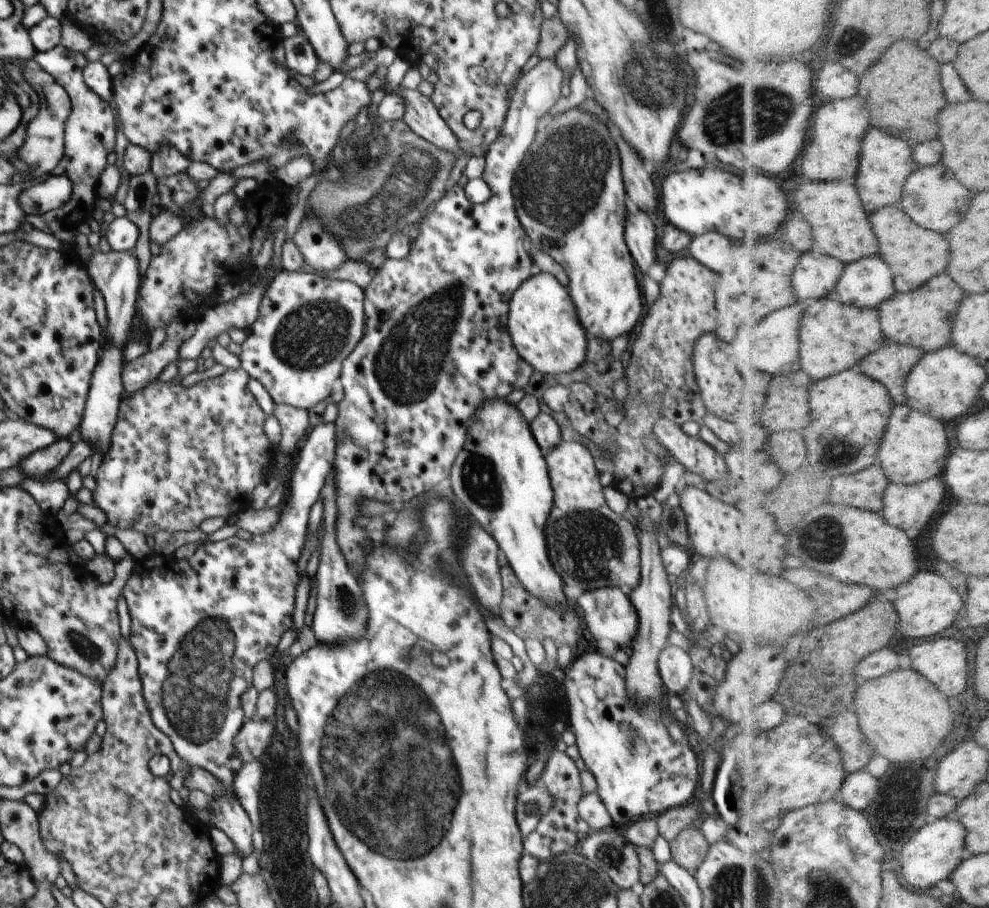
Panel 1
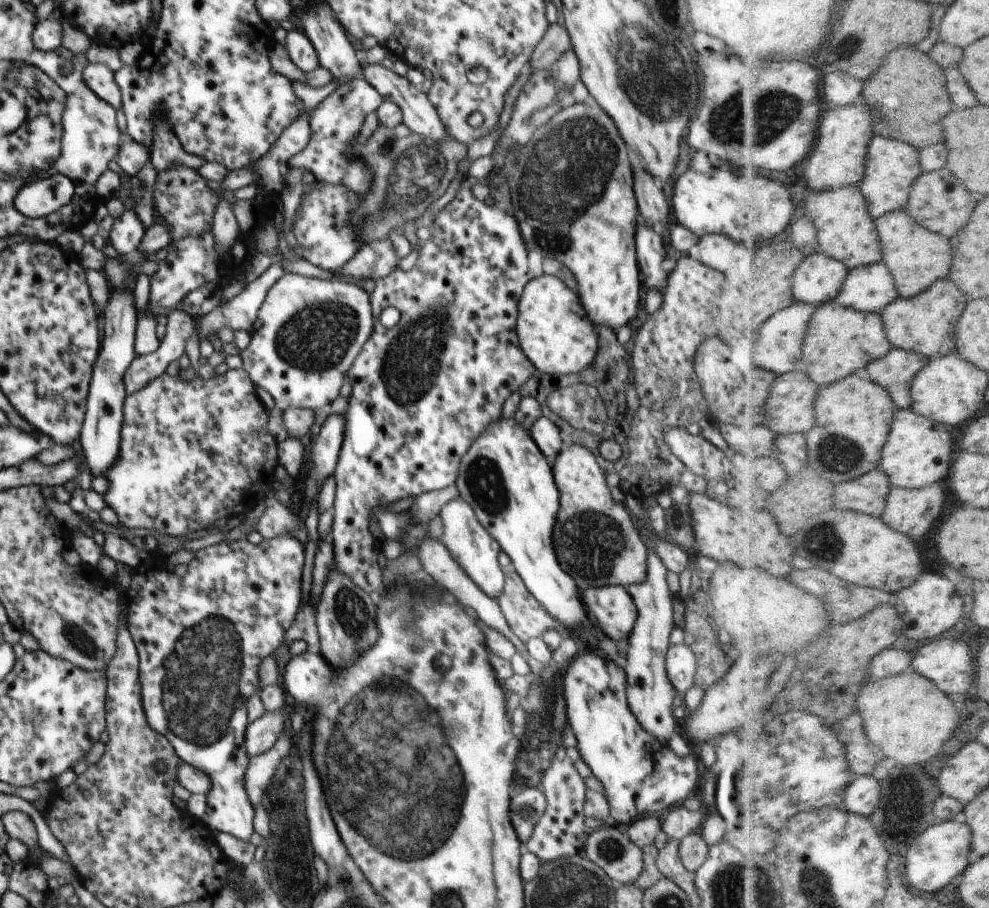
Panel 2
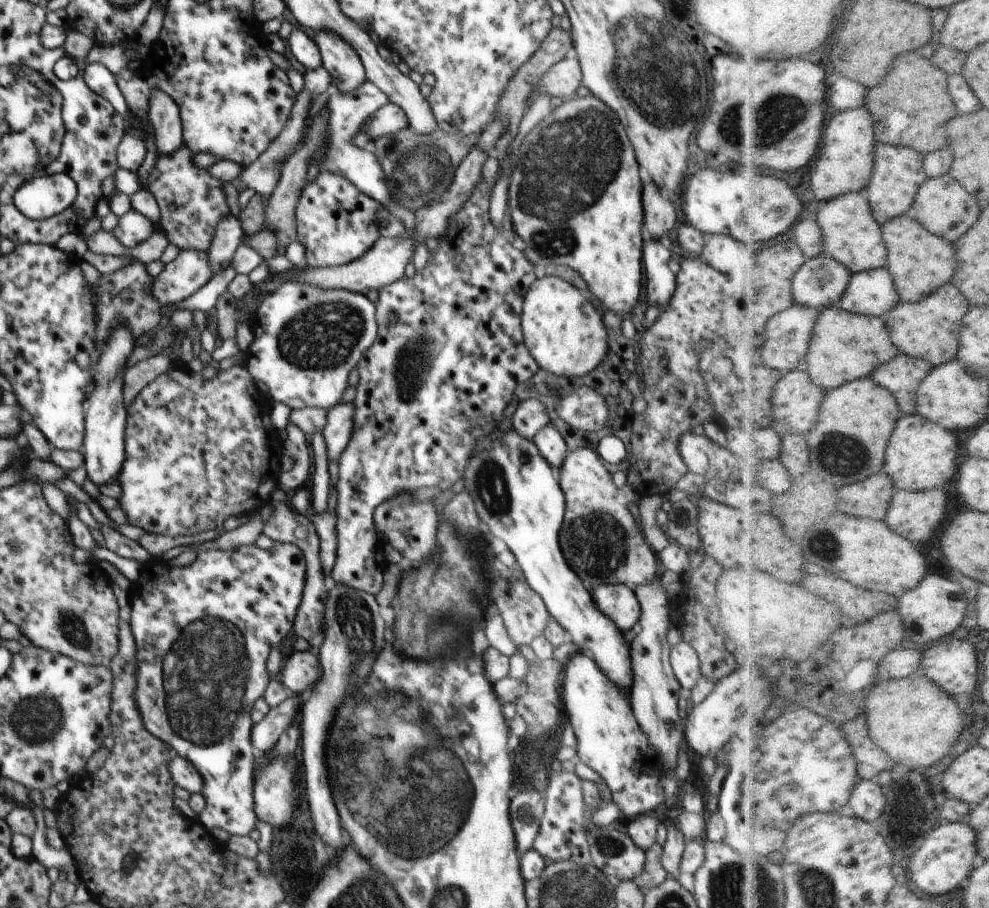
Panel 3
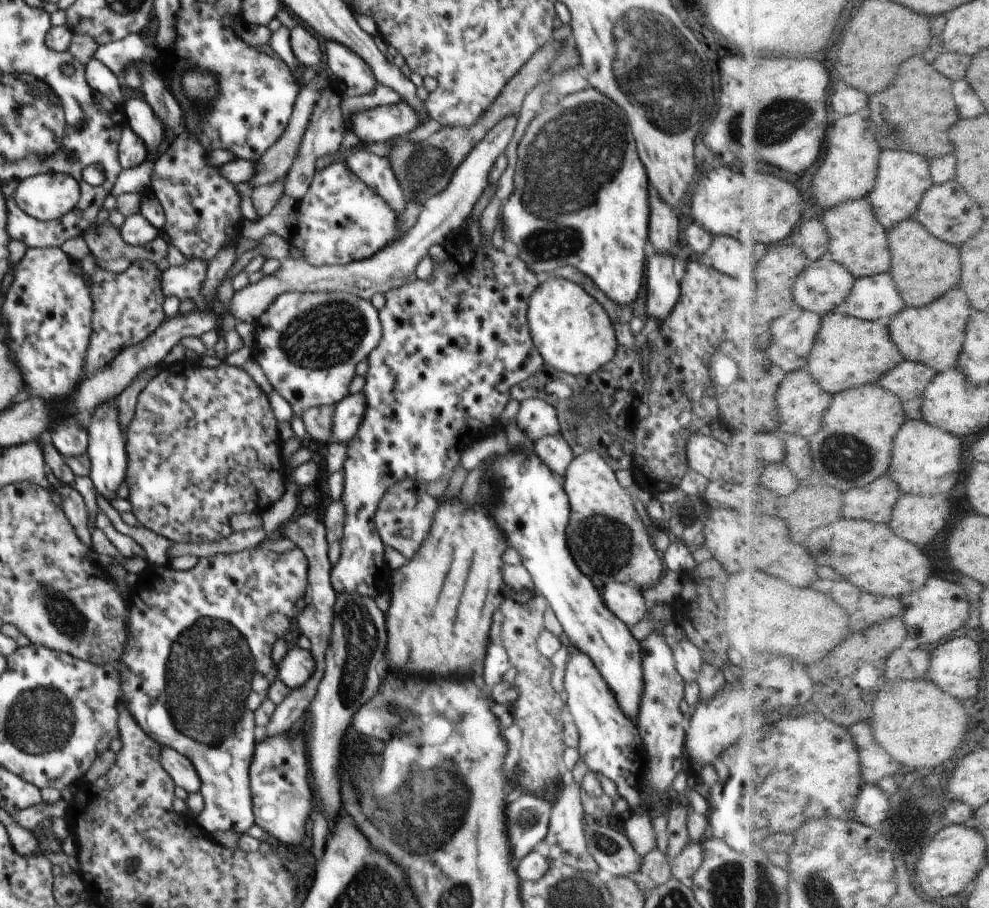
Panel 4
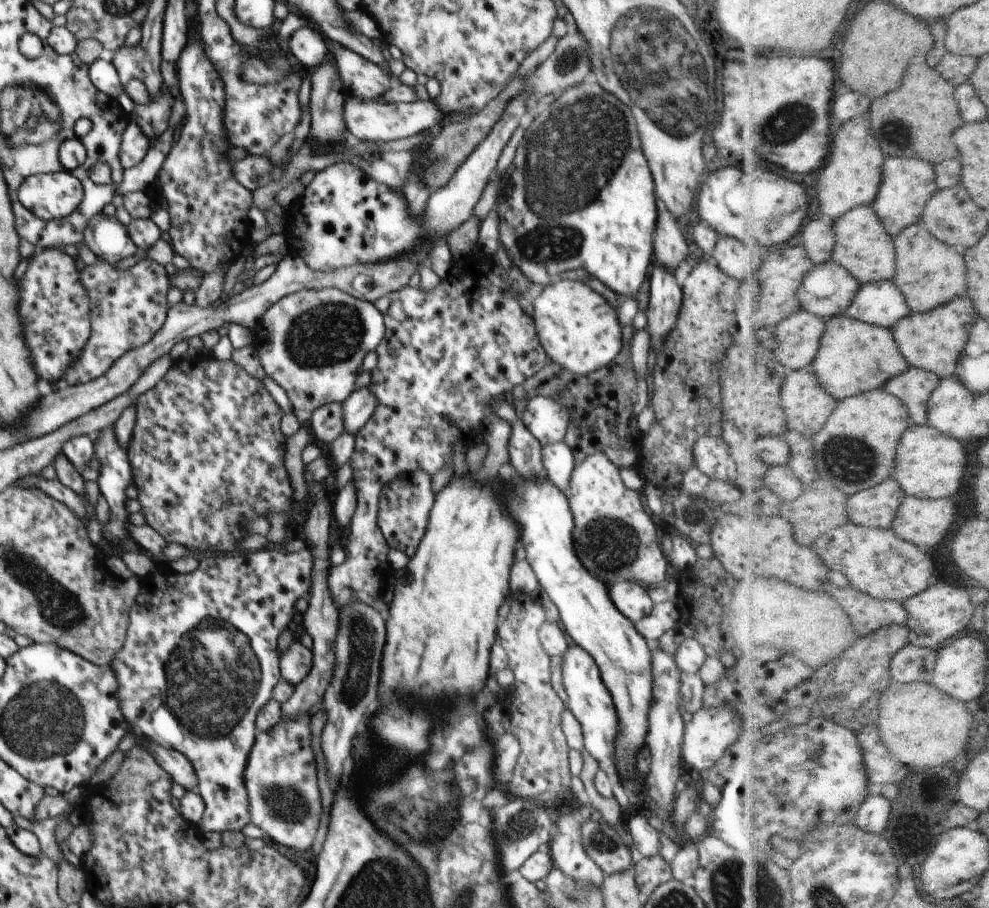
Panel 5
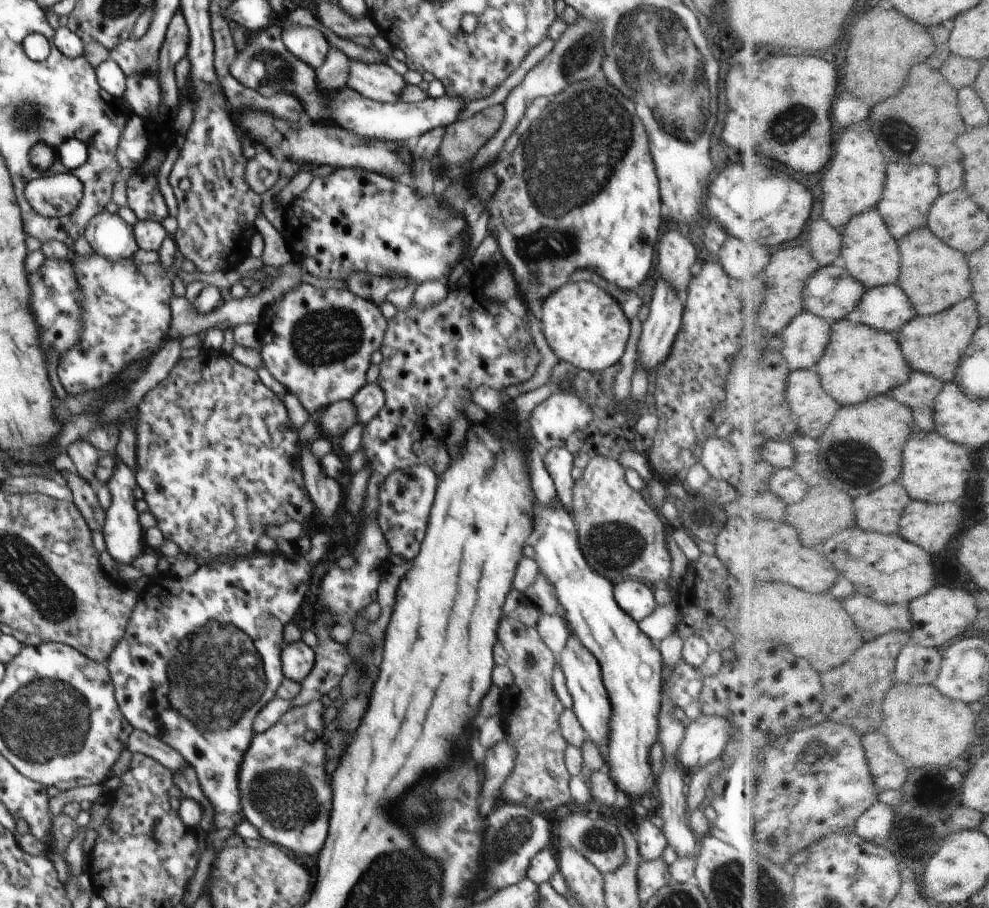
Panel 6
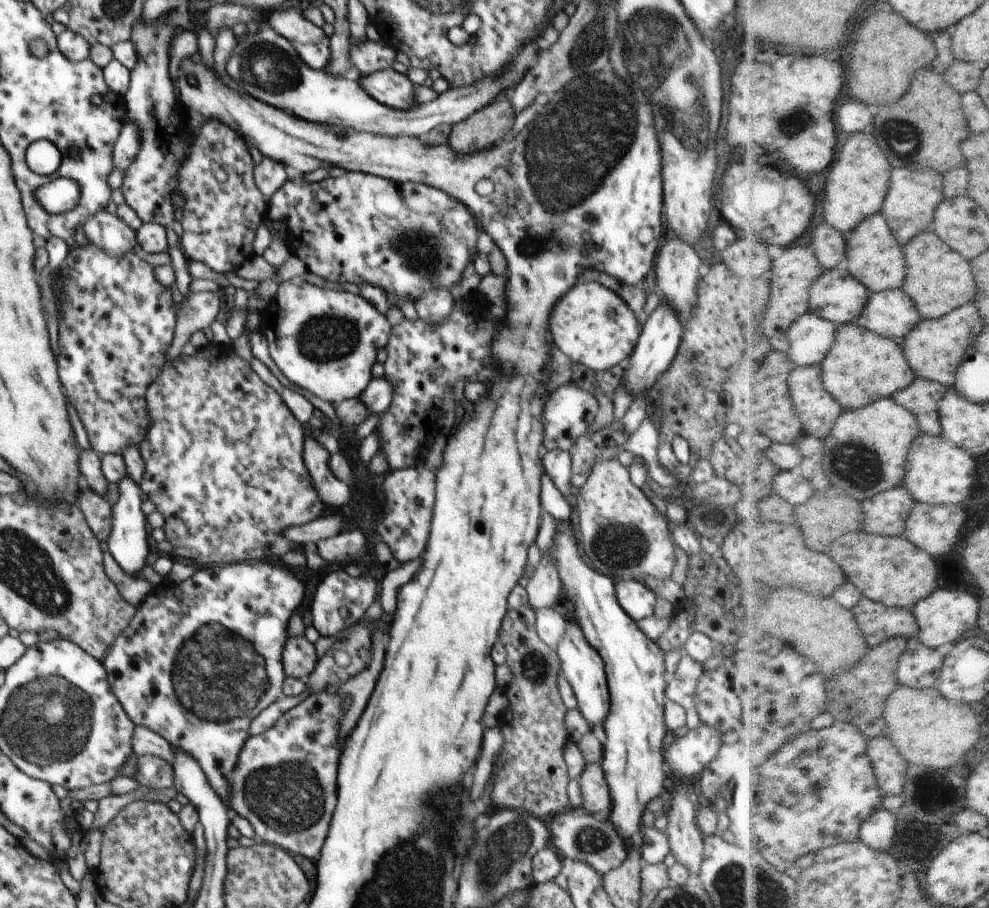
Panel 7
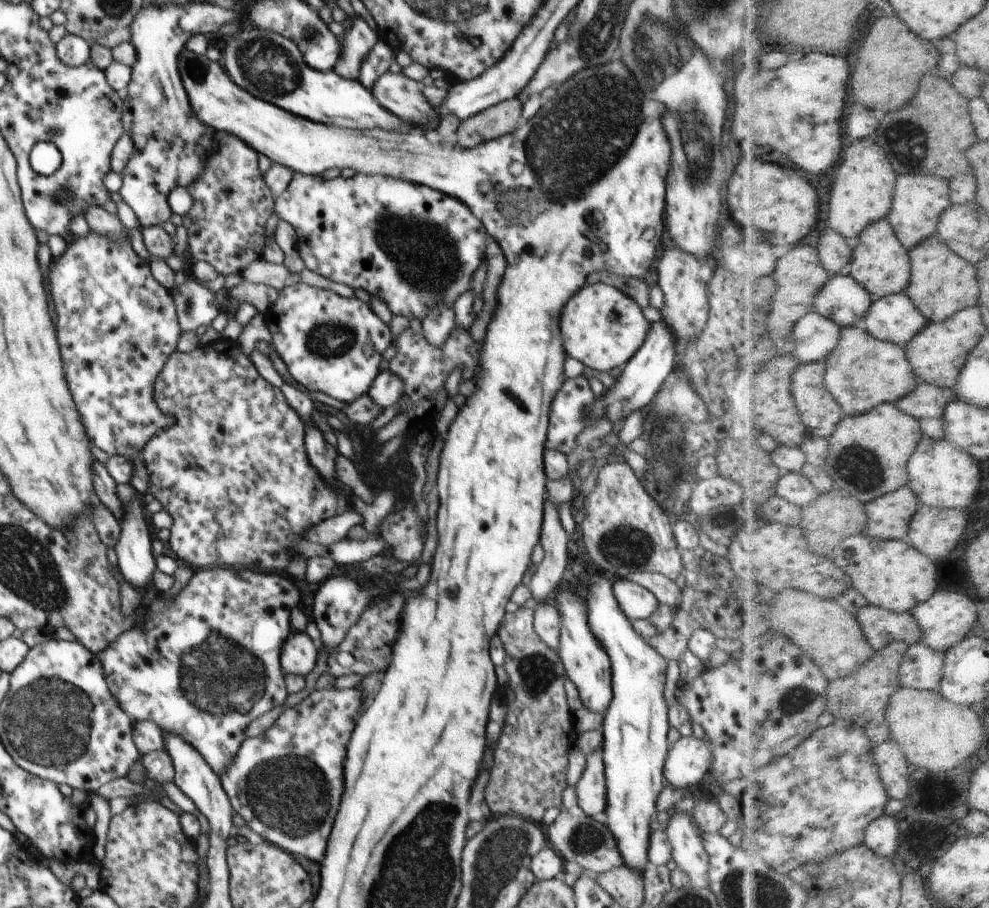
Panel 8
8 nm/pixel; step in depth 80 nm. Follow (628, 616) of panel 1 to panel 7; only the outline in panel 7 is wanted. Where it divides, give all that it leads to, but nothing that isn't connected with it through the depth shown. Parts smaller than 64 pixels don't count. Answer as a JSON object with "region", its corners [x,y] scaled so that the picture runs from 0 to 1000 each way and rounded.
{"region":[[[640,638],[622,639],[622,653],[629,672],[643,685],[661,677],[663,655]]]}

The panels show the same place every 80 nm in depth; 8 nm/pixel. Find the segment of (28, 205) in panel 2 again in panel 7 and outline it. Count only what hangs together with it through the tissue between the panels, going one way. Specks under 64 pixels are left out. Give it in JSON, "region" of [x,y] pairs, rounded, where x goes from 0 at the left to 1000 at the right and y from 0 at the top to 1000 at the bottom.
{"region":[[[68,196],[55,197],[35,211],[37,221],[54,237],[73,231],[78,226],[81,215],[78,200]]]}

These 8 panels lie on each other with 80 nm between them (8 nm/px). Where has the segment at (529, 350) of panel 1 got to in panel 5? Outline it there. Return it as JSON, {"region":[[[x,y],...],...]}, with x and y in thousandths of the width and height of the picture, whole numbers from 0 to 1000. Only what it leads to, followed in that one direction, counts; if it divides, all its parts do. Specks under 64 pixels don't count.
{"region":[[[566,308],[550,315],[538,335],[542,370],[553,393],[580,412],[597,412],[619,400],[629,385],[626,348],[613,328],[589,311]]]}

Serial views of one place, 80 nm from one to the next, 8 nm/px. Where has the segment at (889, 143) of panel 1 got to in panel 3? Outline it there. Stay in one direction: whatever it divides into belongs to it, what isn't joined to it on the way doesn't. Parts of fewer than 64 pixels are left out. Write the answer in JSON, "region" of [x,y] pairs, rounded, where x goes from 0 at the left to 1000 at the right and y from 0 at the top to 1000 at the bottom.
{"region":[[[889,157],[885,194],[875,214],[881,219],[885,239],[894,249],[920,233],[929,211],[940,198],[937,191],[937,171],[924,162],[909,162]]]}

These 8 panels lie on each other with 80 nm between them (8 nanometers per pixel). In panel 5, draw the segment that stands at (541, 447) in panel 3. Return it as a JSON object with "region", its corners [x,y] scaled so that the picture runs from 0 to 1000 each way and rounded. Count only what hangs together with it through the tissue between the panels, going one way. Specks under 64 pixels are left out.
{"region":[[[560,487],[547,491],[548,513],[558,533],[564,535],[564,540],[572,547],[575,547],[576,526],[581,513],[581,506],[578,496],[571,487]]]}

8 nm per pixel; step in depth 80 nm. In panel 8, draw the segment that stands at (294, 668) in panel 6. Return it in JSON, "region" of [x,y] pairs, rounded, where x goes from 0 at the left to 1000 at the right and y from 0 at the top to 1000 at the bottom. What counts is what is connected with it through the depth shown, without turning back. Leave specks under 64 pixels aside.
{"region":[[[294,696],[283,719],[287,741],[306,744],[320,733],[322,710],[307,696]]]}

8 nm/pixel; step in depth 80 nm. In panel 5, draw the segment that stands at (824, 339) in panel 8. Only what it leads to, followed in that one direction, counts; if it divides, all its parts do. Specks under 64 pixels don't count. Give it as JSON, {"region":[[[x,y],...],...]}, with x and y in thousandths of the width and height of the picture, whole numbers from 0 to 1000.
{"region":[[[811,340],[797,349],[786,363],[786,393],[802,409],[815,406],[828,392],[840,351]]]}

